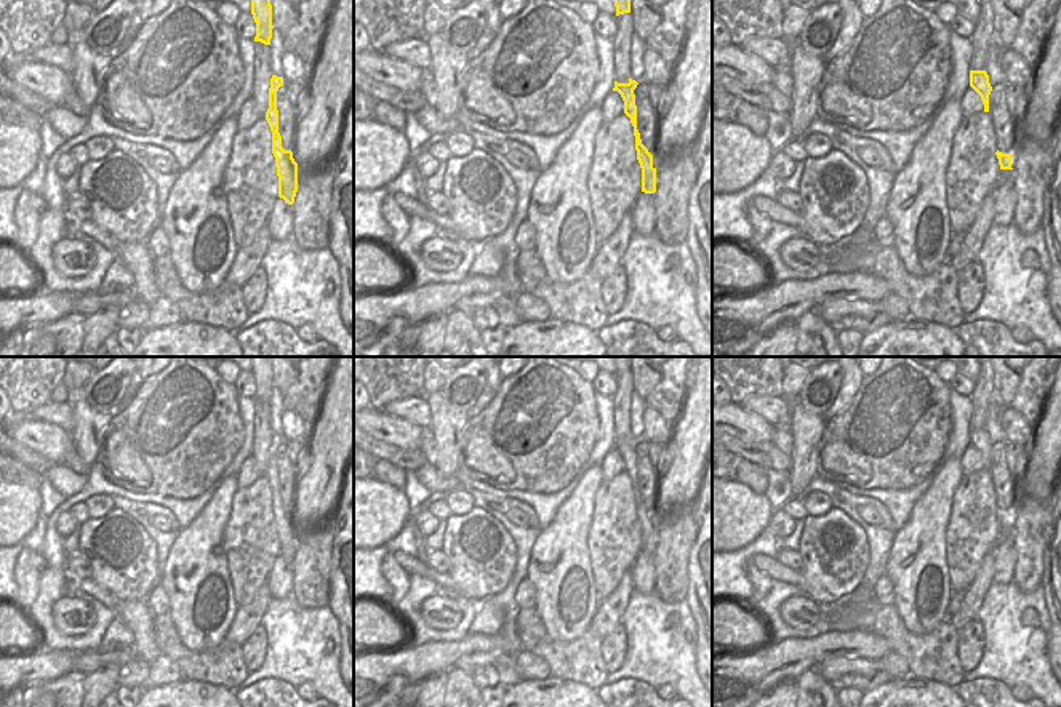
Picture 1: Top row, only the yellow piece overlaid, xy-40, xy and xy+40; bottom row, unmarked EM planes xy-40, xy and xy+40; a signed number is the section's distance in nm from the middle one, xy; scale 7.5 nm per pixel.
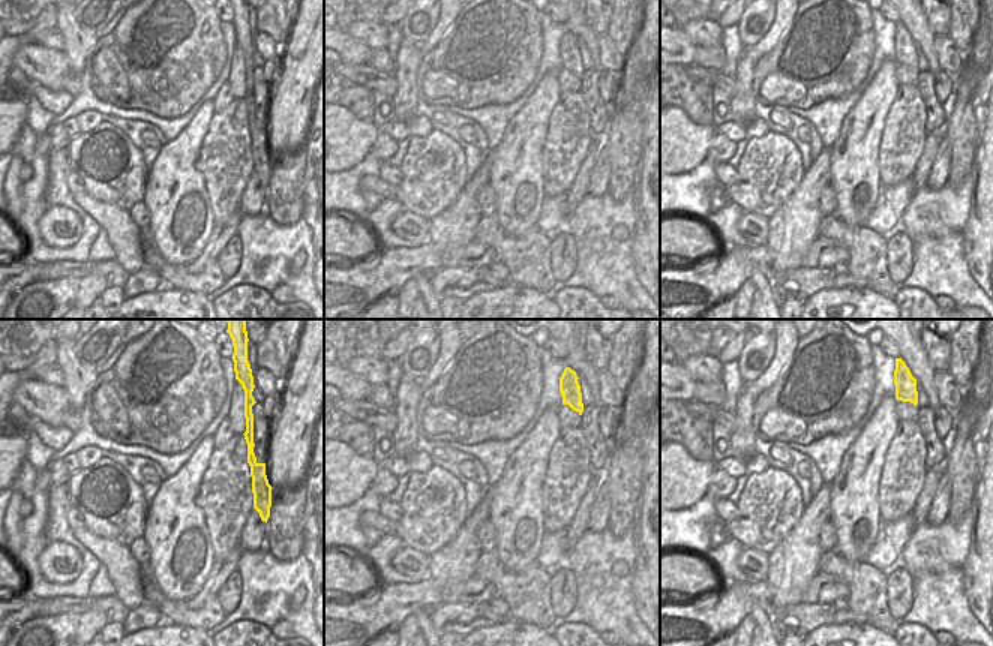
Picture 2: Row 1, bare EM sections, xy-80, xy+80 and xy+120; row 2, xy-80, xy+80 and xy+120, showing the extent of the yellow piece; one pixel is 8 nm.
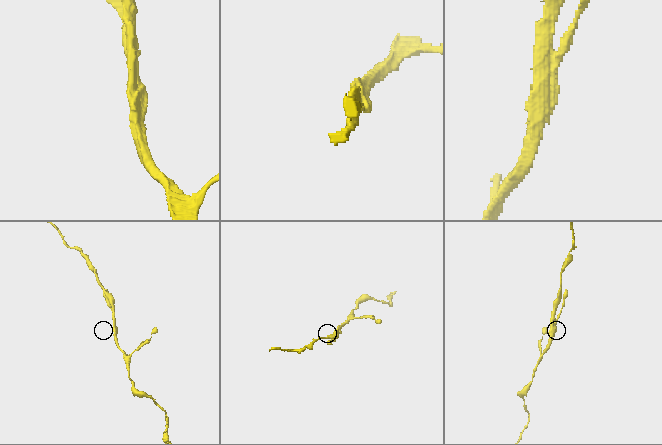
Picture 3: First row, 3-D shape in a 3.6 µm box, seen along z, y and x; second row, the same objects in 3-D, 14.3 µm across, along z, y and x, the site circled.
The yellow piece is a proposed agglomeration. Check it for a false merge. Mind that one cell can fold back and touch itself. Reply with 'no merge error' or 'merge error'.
merge error

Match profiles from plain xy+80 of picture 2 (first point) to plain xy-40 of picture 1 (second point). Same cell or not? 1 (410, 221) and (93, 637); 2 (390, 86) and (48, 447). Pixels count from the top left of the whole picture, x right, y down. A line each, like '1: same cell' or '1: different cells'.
1: different cells
2: different cells

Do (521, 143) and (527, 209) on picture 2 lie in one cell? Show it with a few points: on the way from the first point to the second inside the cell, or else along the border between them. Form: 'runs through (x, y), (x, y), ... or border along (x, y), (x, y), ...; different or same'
runs through (522, 159), (522, 192); same

